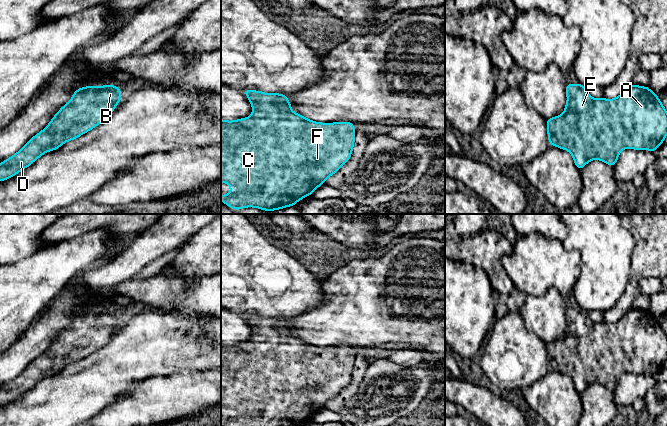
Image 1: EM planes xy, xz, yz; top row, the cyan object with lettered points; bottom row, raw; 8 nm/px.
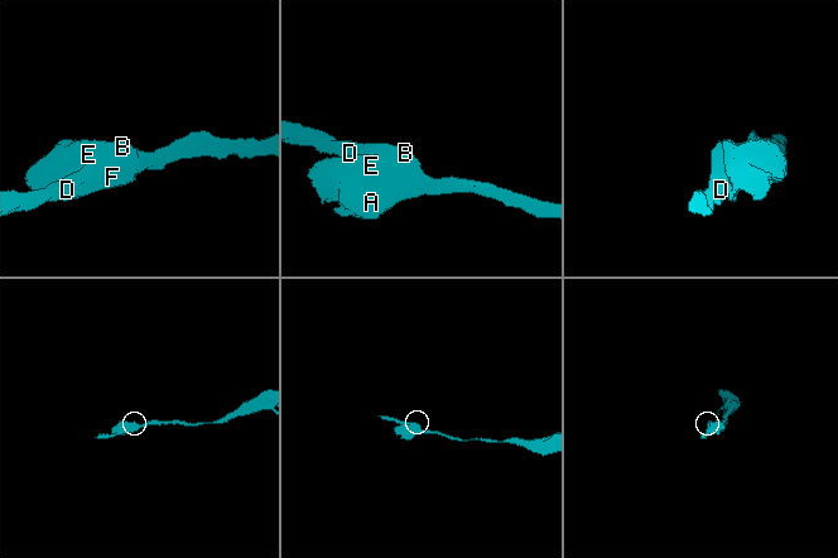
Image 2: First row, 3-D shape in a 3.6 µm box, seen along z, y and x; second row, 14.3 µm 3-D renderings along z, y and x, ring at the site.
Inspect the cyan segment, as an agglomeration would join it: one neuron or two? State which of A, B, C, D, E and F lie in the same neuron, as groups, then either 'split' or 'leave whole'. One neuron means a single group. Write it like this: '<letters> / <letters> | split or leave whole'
A B C D E F | leave whole

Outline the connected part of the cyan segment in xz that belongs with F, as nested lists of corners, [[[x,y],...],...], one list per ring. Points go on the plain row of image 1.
[[[244,313],[243,317],[247,320],[252,329],[252,339],[234,345],[221,343],[221,406],[227,407],[232,415],[230,418],[224,418],[221,420],[222,426],[299,426],[302,422],[312,419],[313,415],[323,409],[329,400],[337,397],[340,391],[349,385],[352,379],[356,359],[354,347],[332,346],[331,348],[326,348],[322,346],[314,346],[293,336],[287,320],[281,317],[268,318],[262,315],[249,313]]]

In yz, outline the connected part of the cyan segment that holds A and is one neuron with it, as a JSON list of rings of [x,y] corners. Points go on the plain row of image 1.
[[[567,307],[566,319],[567,327],[564,336],[560,340],[546,344],[548,366],[554,371],[569,375],[578,394],[595,383],[614,391],[620,376],[626,372],[655,376],[667,360],[667,335],[649,311],[631,308],[615,323],[594,323],[588,319],[587,312],[582,308]]]

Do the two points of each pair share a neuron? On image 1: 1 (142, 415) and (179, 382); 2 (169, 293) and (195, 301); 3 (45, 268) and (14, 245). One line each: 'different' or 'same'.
1: same
2: same
3: different

